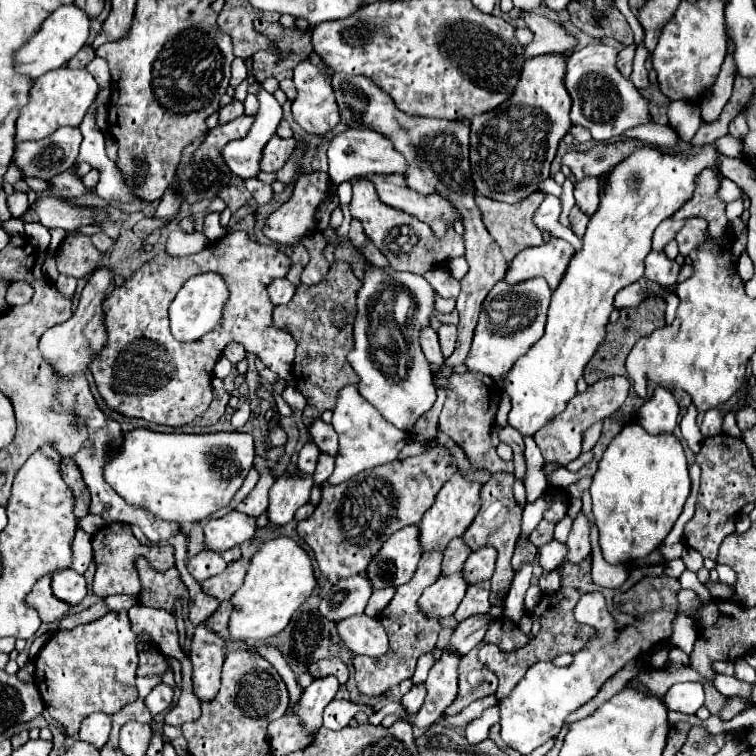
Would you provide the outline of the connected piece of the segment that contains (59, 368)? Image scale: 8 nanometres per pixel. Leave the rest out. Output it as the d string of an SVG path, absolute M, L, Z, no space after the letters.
M97 269L89 283L85 285L83 293L81 293L81 299L79 299L79 305L77 305L77 311L73 313L71 319L67 319L65 323L61 325L55 325L51 327L43 337L41 337L41 343L39 343L39 349L43 353L43 357L53 365L53 369L59 373L59 375L71 375L71 373L83 373L87 369L87 365L91 363L91 359L95 357L95 353L99 353L103 349L103 343L107 339L107 333L105 333L105 325L103 325L103 311L101 311L101 303L105 299L105 293L111 285L111 279L113 279L113 273L107 271L107 269Z

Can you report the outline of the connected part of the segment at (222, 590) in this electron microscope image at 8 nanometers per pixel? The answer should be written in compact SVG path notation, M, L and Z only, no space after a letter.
M235 561L221 575L203 581L201 589L203 589L203 593L207 593L207 595L211 595L219 601L225 601L239 589L239 585L245 579L245 571L247 571L247 563L245 561Z

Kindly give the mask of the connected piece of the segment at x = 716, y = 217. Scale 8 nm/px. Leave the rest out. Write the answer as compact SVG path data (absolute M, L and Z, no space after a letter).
M703 171L697 179L695 195L673 215L673 219L689 219L689 217L703 217L709 225L709 233L719 237L727 229L725 205L719 201L719 177L713 171Z

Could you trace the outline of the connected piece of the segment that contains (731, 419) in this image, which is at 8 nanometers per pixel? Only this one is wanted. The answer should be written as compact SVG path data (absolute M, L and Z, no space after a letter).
M733 411L725 415L725 419L723 419L723 431L725 431L727 435L741 437L741 431L739 431L739 427L737 427L737 423L735 423L735 413L733 413Z

